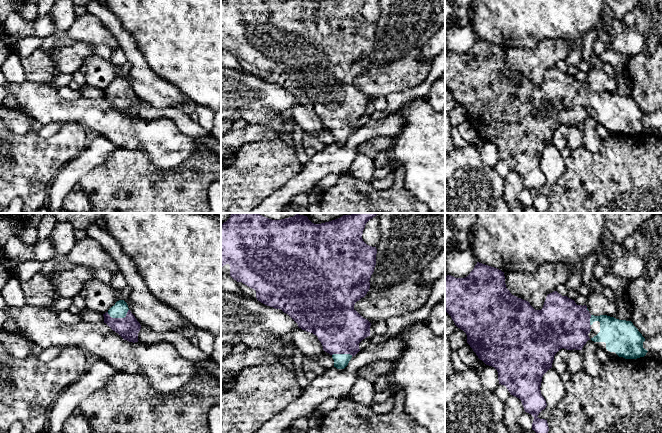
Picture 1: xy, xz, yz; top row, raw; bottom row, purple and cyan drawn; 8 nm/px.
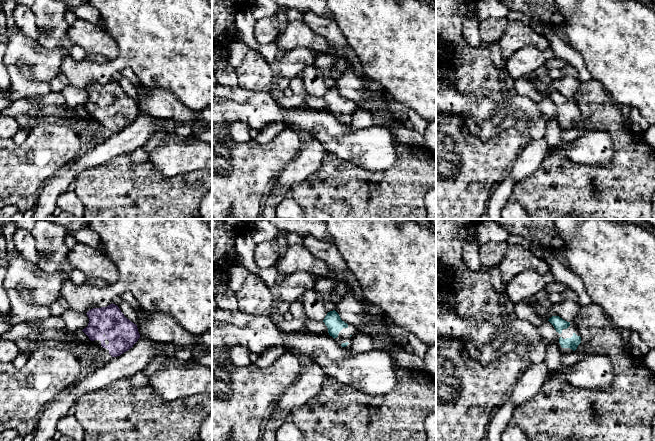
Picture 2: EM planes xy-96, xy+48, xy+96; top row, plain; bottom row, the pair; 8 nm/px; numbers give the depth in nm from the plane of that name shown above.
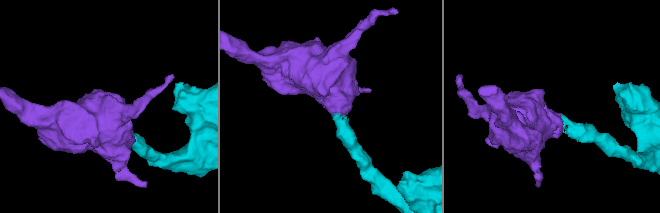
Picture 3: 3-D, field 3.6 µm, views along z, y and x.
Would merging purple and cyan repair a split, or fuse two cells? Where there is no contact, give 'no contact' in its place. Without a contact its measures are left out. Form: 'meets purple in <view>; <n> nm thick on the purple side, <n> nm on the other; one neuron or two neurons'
meets purple in xy; 180 nm thick on the purple side, 120 nm on the other; one neuron

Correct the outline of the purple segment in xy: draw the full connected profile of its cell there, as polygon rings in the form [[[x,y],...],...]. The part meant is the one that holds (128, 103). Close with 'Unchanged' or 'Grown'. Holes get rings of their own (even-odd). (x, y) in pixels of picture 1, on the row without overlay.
[[[124,76],[117,77],[103,92],[104,99],[124,116],[133,119],[138,118],[138,109],[141,101],[131,89]]]. Grown

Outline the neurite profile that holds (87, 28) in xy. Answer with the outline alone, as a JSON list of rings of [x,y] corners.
[[[89,13],[76,16],[65,35],[65,41],[84,42],[92,46],[103,44],[112,49],[119,47],[119,42],[113,33],[97,17]]]

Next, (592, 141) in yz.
[[[588,116],[581,126],[583,146],[593,154],[600,152],[603,140],[597,132],[597,124],[597,121],[592,116]]]

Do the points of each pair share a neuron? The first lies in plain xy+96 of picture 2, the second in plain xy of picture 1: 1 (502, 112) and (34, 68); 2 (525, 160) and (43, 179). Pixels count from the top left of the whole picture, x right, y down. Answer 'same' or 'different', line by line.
1: same
2: different

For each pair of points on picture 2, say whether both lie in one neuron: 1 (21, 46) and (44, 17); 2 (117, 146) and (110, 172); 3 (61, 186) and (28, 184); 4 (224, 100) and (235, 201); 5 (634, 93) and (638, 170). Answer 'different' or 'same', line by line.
1: different
2: different
3: different
4: different
5: different

